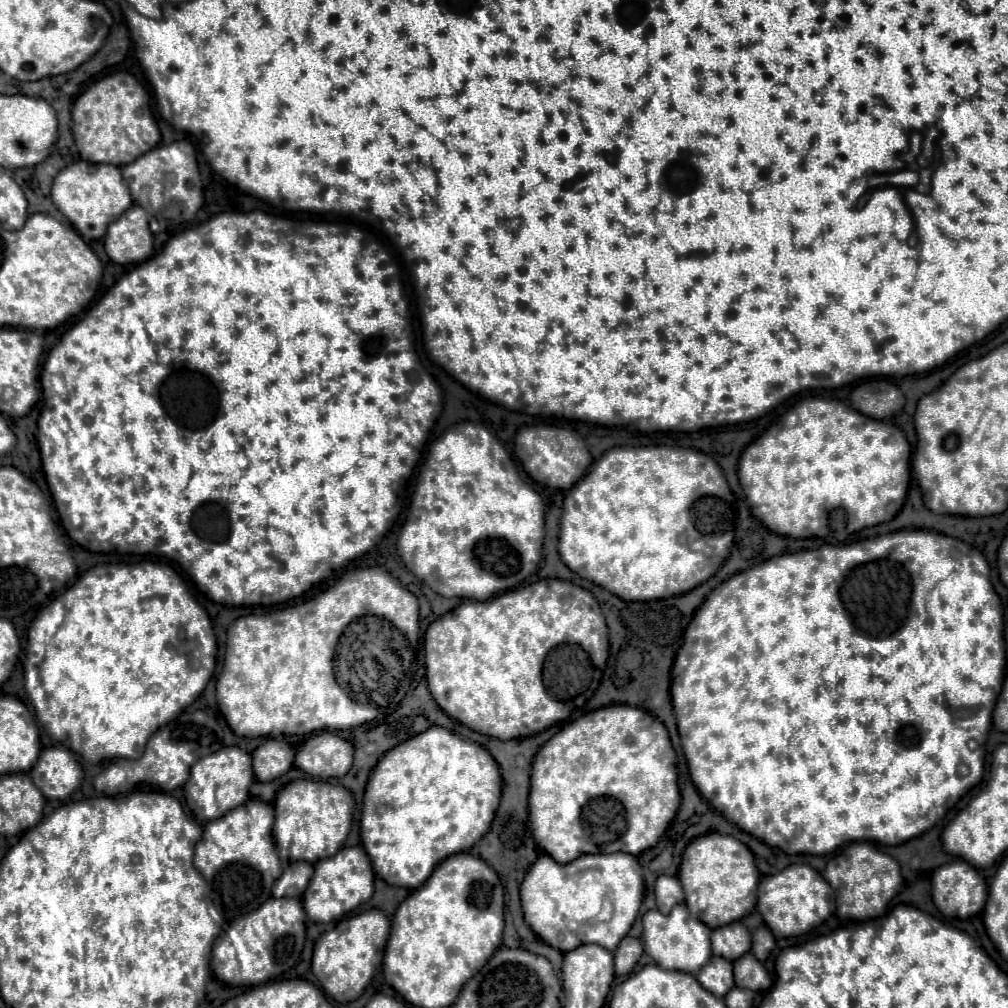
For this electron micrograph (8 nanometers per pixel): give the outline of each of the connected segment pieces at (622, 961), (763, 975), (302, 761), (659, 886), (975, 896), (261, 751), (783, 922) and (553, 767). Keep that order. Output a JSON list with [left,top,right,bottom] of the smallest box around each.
[[615,937,643,975],[733,953,773,991],[295,731,353,777],[655,875,683,915],[933,861,987,917],[253,739,295,781],[757,865,831,937],[529,705,681,863]]

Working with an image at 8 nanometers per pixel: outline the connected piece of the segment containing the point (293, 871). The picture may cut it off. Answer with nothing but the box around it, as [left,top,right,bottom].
[273,861,313,897]

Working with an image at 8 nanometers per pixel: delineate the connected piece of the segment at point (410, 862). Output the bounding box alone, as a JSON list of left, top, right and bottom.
[361,727,499,889]

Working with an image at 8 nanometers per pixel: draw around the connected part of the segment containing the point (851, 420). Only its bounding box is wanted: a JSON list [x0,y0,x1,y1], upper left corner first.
[739,397,912,539]

